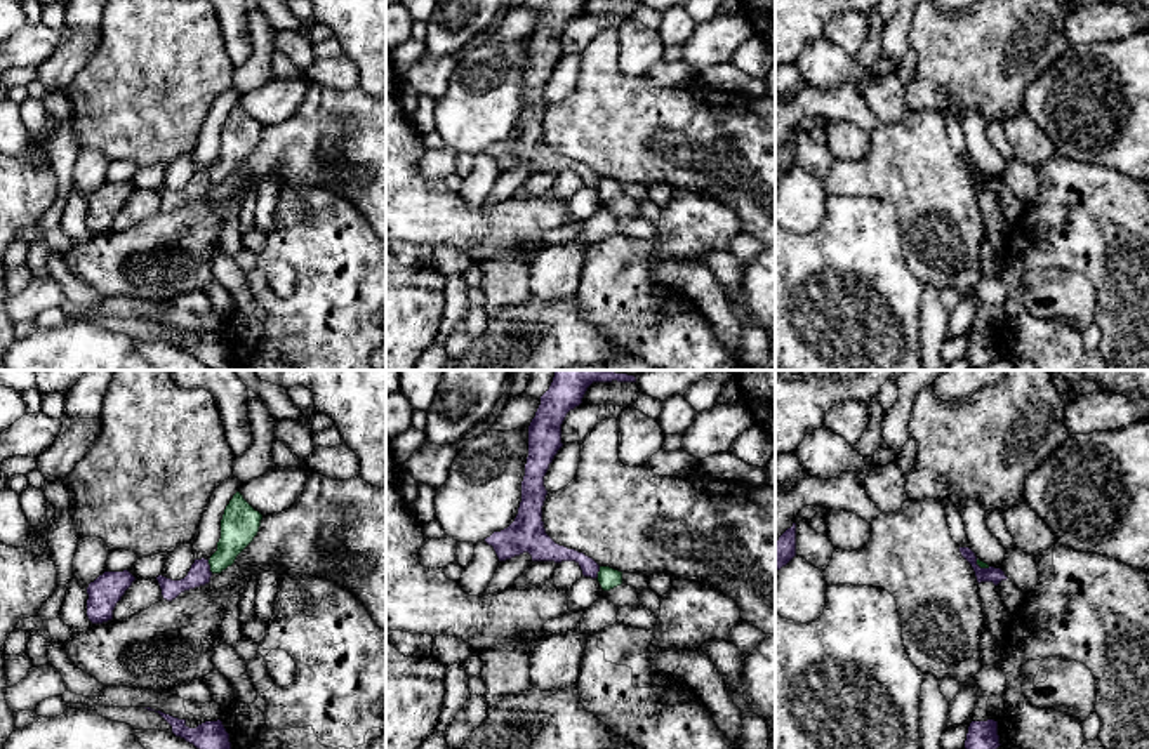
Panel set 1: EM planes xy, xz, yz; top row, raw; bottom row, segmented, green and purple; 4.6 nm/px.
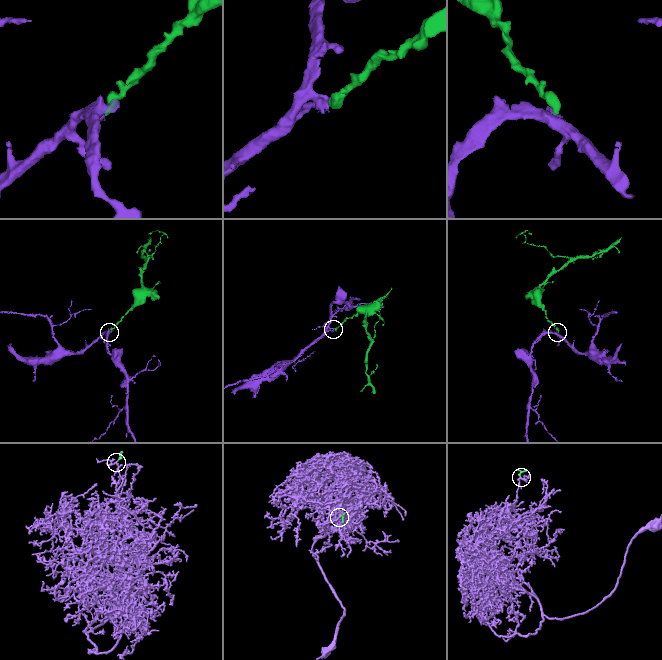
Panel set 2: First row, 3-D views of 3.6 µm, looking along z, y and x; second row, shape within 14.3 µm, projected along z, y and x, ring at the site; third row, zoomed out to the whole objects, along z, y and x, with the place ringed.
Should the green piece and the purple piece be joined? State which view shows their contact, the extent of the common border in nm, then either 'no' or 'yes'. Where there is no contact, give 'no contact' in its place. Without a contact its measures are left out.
contact in xy; length 70 nm; no

